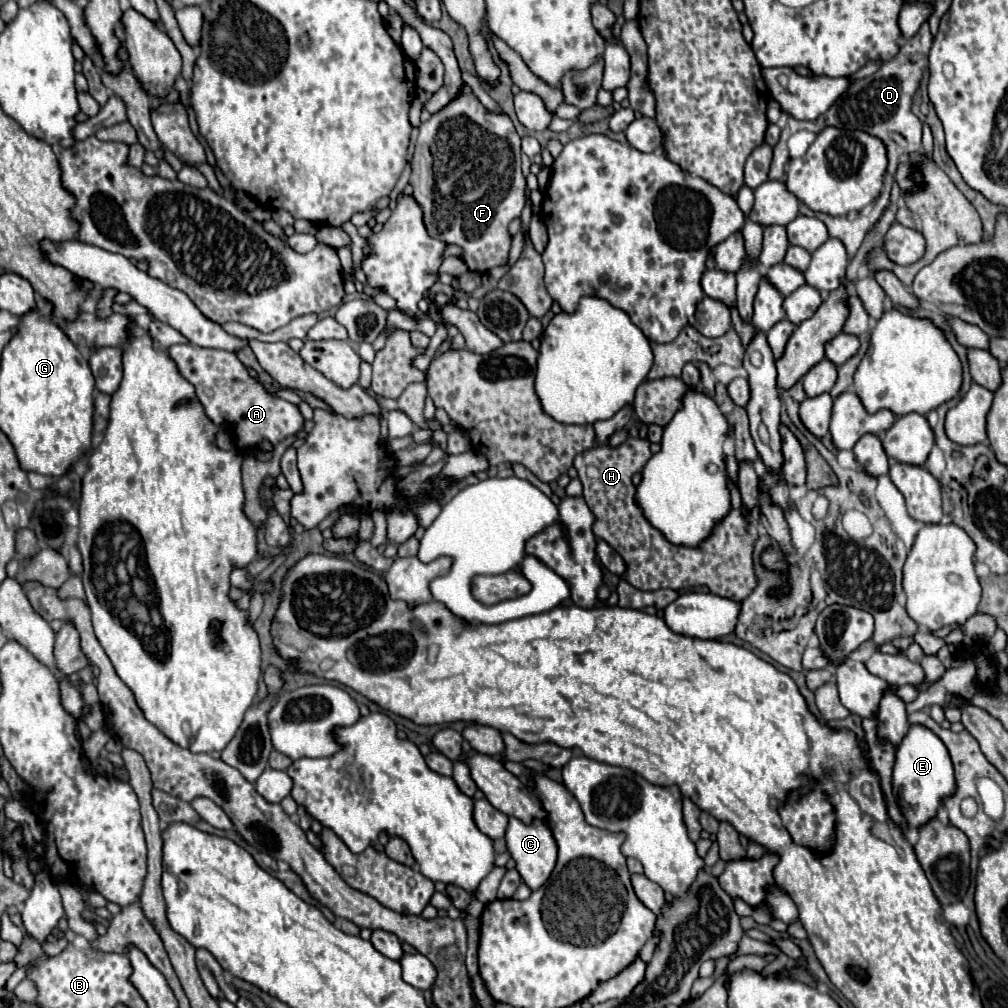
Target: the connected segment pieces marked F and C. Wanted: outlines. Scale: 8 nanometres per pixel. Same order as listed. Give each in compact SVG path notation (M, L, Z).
M464 84L464 88L460 88L460 96L456 96L456 100L452 100L452 104L448 104L448 108L442 108L440 112L432 114L432 118L426 124L422 124L420 130L418 130L418 142L416 142L416 152L414 152L414 158L412 158L412 176L410 176L410 182L414 186L412 194L418 200L418 204L422 206L422 210L424 210L424 224L426 224L430 236L438 238L438 234L440 234L442 242L458 244L464 250L464 262L474 272L488 272L490 268L502 266L508 260L508 250L510 250L510 242L512 242L510 236L508 236L508 224L514 218L518 218L522 208L524 208L524 186L526 186L526 180L522 176L520 166L522 166L522 160L520 160L520 136L516 134L512 120L506 114L496 114L496 112L488 110L478 100L478 96L472 92L472 88L468 84Z
M510 816L504 838L524 884L530 890L540 888L556 864L556 842L552 832L540 820L524 824Z

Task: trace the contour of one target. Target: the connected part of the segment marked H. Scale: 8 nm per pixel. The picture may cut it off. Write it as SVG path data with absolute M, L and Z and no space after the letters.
M628 438L618 448L598 444L574 458L574 468L578 470L578 478L584 486L584 500L596 518L592 526L594 536L608 542L624 558L626 570L620 578L638 590L686 590L706 586L718 596L742 602L744 596L750 596L752 588L758 584L752 552L758 540L760 506L752 508L752 512L744 516L740 512L740 492L728 478L732 512L728 512L728 516L716 524L712 536L708 536L708 540L702 540L696 548L676 546L668 542L660 530L648 524L642 508L636 504L636 488L632 484L632 476L636 472L642 472L650 456L652 452L646 438Z

